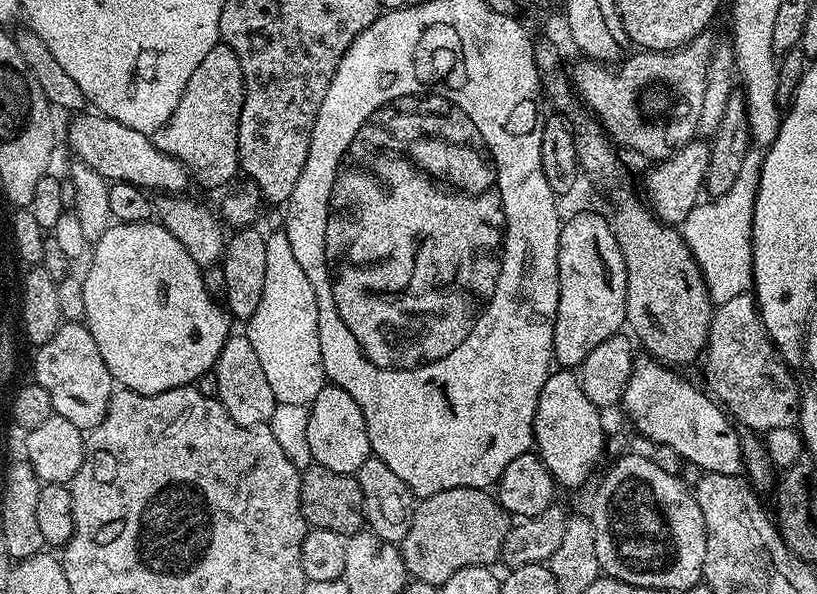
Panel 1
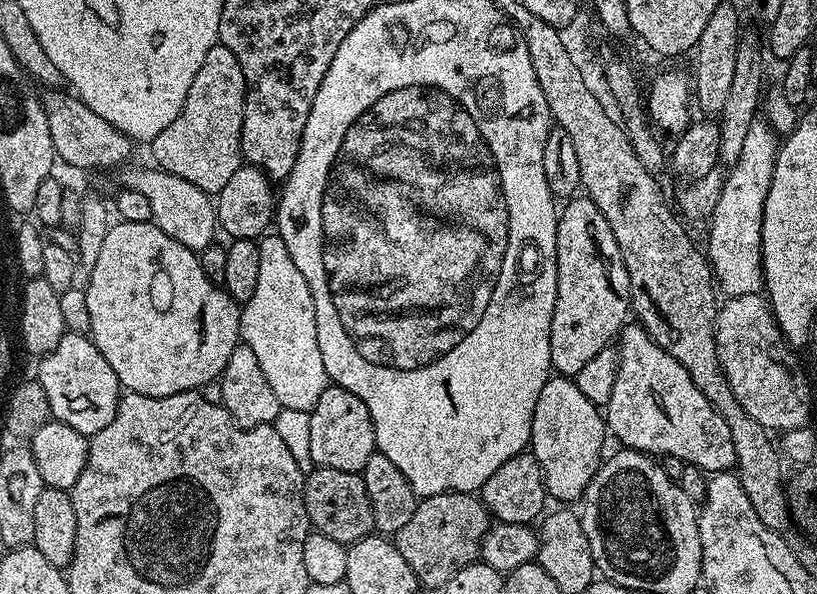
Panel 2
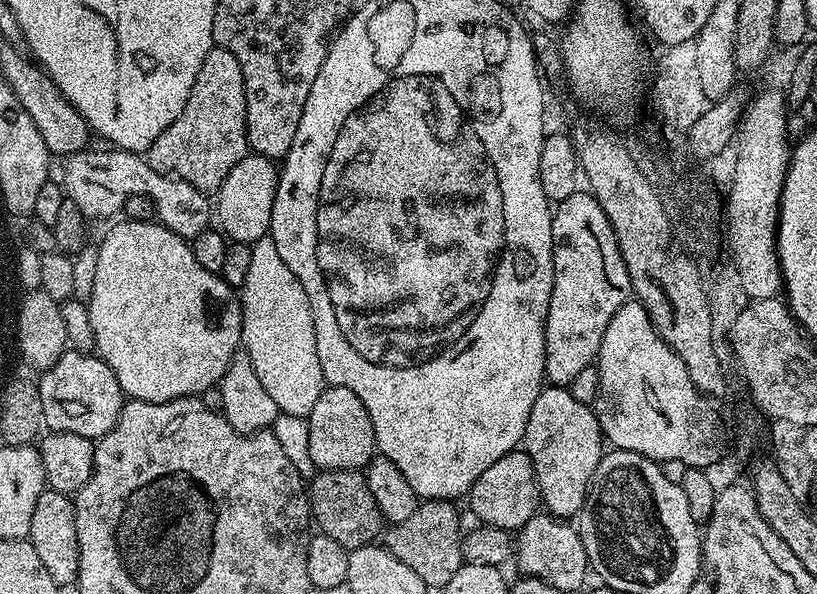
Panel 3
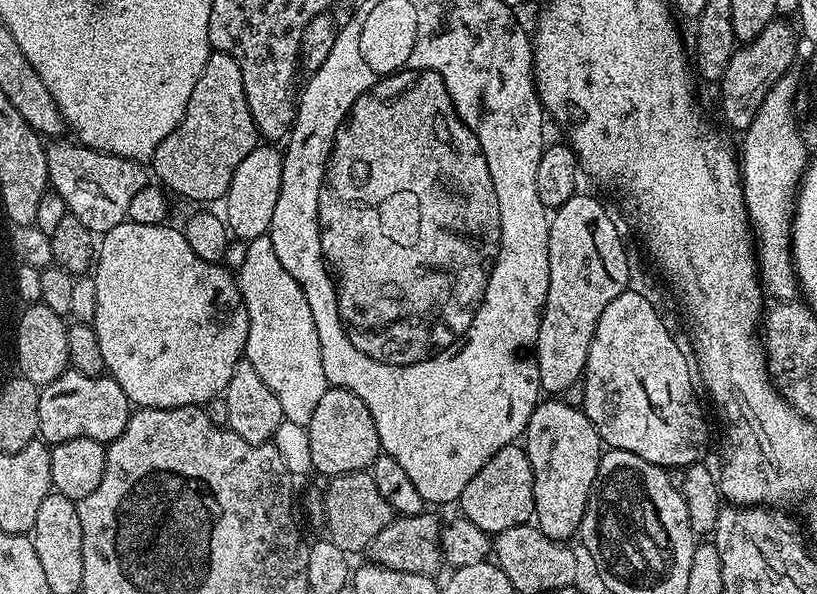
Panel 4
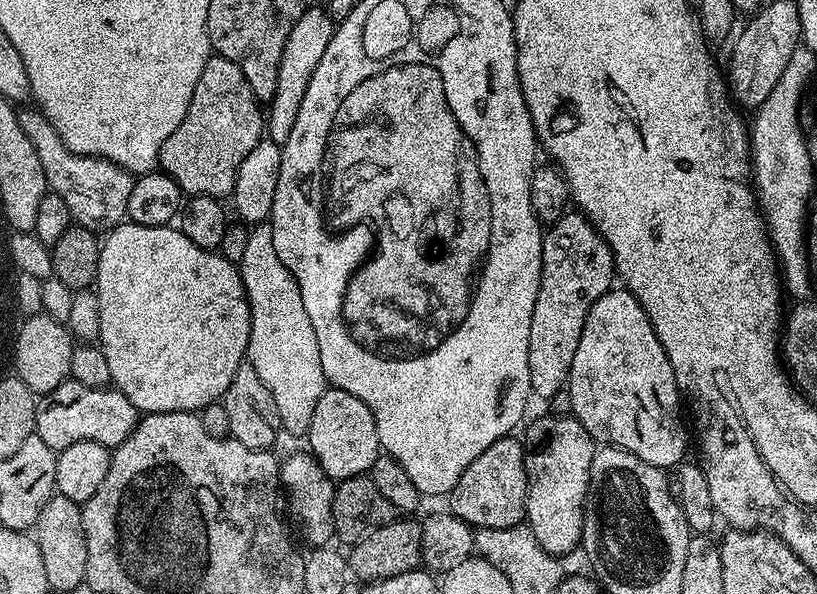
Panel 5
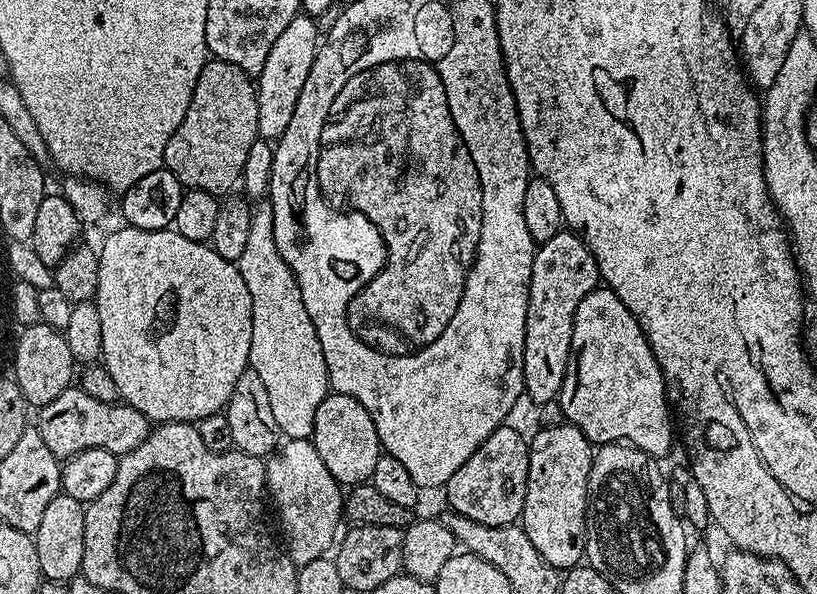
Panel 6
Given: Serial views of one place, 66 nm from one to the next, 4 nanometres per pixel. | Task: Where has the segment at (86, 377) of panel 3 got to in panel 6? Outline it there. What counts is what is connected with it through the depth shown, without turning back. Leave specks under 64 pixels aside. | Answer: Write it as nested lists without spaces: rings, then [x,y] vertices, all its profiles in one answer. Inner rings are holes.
[[[78,386],[67,388],[58,394],[54,402],[39,409],[38,416],[42,438],[58,458],[67,458],[91,448],[110,450],[119,458],[141,444],[150,431],[150,421],[138,410],[123,402],[98,402],[98,398],[90,398],[90,394]]]

